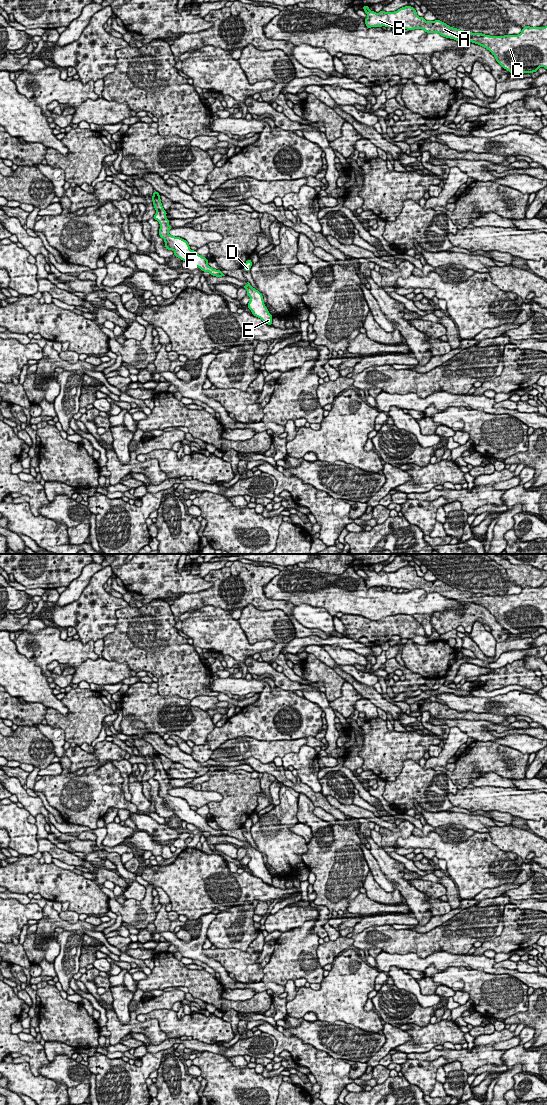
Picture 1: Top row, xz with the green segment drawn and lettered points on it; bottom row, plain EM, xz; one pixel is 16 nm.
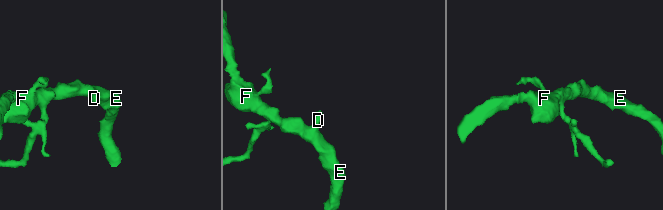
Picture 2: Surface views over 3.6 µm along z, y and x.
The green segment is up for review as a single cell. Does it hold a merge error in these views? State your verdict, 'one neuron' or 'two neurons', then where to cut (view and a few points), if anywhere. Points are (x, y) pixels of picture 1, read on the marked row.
one neuron | no cut

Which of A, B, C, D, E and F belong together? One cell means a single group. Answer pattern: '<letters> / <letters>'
A B C D E F

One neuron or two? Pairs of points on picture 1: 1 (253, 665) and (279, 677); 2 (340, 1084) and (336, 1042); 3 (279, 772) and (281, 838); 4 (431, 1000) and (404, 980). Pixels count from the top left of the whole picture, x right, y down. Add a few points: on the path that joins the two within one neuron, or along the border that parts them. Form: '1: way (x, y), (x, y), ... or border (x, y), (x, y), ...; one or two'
1: way (259, 668), (266, 668), (273, 672); one
2: border (316, 1049), (326, 1051), (333, 1057), (341, 1059); two
3: way (287, 788), (287, 810), (282, 817), (282, 822); one
4: way (424, 1000), (411, 987); one

